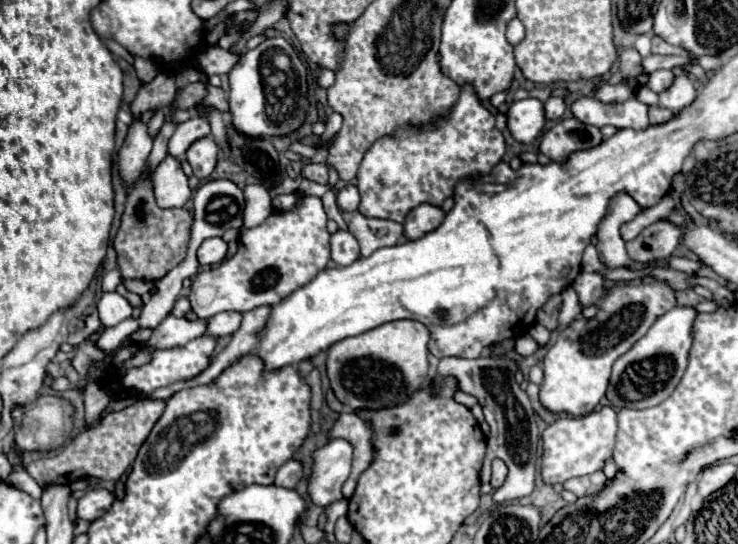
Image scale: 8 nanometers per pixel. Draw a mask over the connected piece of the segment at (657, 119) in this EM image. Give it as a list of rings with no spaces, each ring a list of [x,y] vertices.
[[[650,107],[650,123],[652,123],[652,125],[662,125],[662,123],[668,123],[672,117],[674,117],[674,113],[672,113],[672,111],[668,111],[668,109]]]

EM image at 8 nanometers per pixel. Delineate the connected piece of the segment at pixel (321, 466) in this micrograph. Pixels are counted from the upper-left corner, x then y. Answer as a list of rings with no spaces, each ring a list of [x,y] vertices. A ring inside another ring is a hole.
[[[334,439],[312,453],[312,475],[308,495],[314,505],[326,507],[342,499],[342,485],[350,475],[352,445],[346,439]]]

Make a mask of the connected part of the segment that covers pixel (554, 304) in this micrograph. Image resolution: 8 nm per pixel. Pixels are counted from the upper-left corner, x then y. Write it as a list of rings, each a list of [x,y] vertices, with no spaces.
[[[552,295],[536,313],[536,323],[544,325],[548,331],[556,331],[558,329],[558,313],[560,313],[560,305],[562,305],[562,297],[560,295]]]

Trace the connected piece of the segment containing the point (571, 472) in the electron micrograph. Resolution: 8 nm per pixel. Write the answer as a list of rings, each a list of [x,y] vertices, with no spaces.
[[[610,405],[582,417],[560,417],[552,425],[546,425],[542,431],[542,481],[546,485],[554,485],[602,469],[604,463],[612,457],[616,431],[616,411]]]

